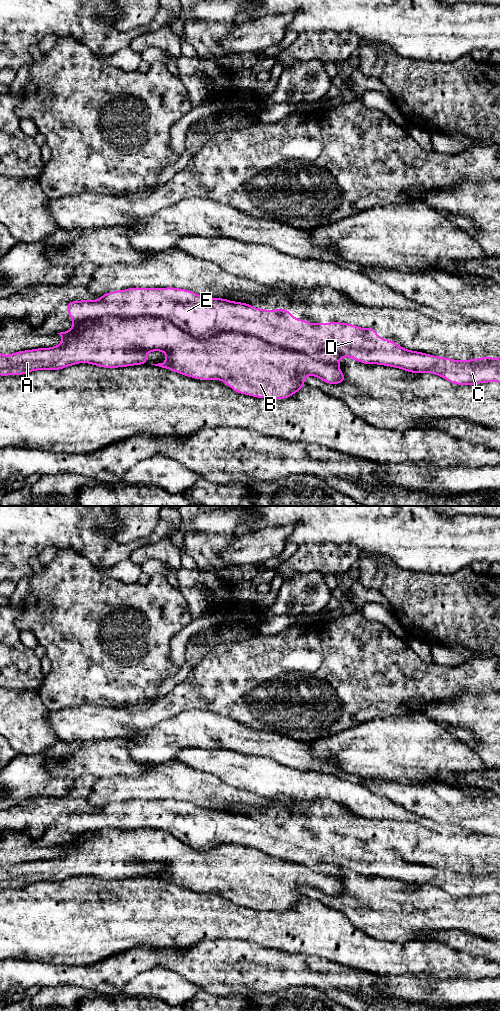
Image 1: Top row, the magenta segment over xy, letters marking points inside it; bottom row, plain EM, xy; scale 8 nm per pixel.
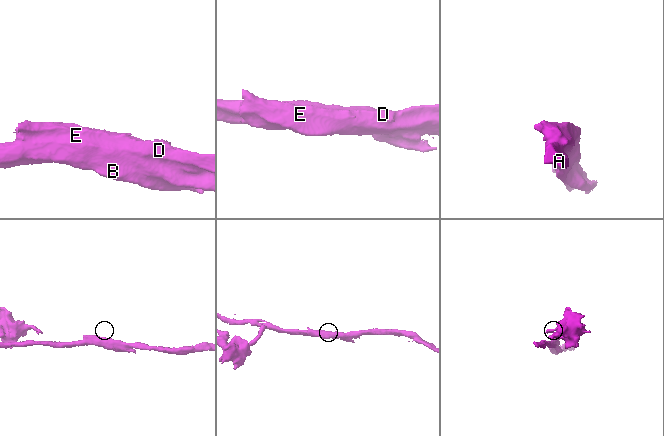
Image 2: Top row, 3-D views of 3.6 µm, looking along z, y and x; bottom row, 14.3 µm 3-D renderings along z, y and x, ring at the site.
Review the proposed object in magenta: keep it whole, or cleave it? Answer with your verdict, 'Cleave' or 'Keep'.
Cleave

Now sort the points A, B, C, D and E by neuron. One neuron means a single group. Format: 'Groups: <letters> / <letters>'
Groups: A B / C D E

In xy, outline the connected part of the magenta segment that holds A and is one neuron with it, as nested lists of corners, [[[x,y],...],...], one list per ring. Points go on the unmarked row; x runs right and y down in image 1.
[[[110,828],[95,834],[81,834],[71,842],[57,846],[62,849],[61,855],[57,858],[23,862],[9,867],[0,865],[0,888],[24,887],[38,882],[62,882],[65,879],[79,875],[88,875],[103,880],[144,877],[148,875],[148,864],[160,863],[166,865],[166,873],[151,877],[159,878],[198,892],[221,892],[235,904],[255,910],[290,910],[307,897],[303,892],[305,888],[318,889],[330,897],[346,894],[346,889],[337,876],[316,872],[305,865],[278,859],[251,847],[224,844],[211,850],[197,850],[183,843],[171,833],[161,829]]]

